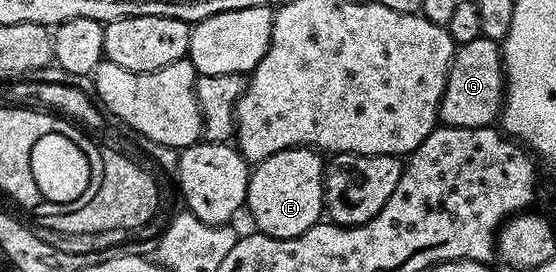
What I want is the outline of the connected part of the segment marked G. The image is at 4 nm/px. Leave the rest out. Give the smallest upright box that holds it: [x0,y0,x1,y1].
[439,35,506,129]

